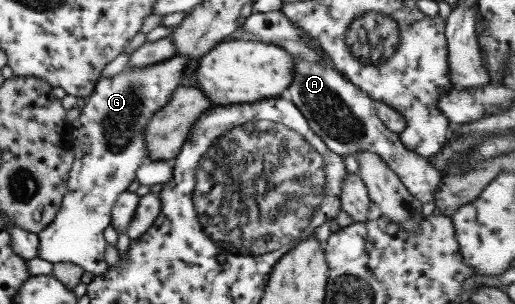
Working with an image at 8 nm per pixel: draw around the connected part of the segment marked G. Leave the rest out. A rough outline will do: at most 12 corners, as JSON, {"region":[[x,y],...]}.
{"region":[[189,56],[99,77],[37,258],[105,273],[103,229]]}

